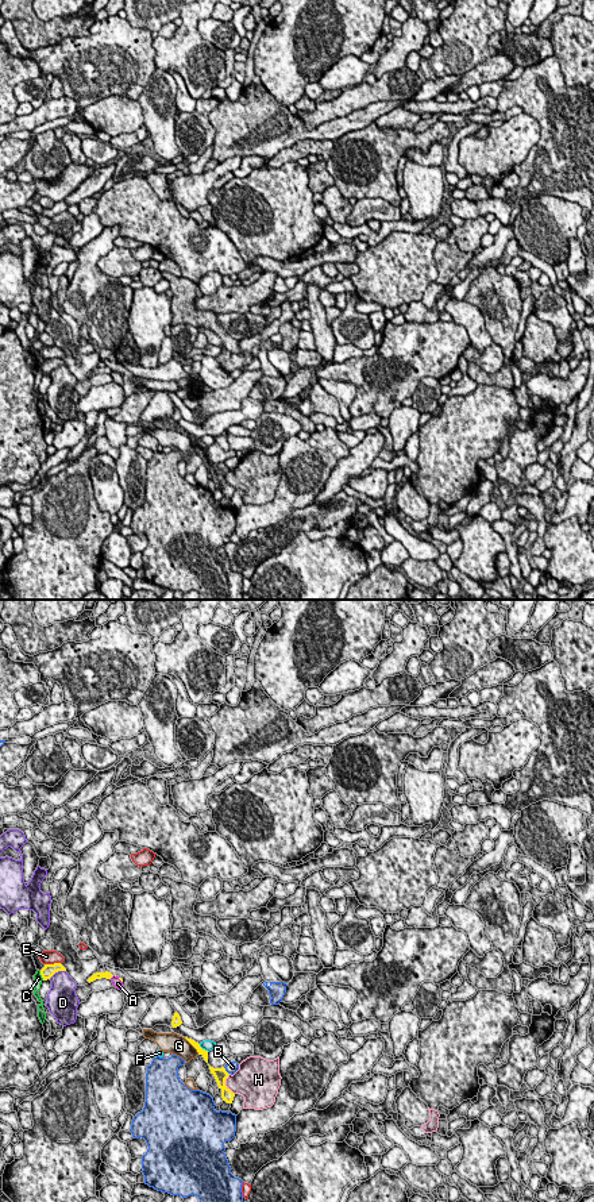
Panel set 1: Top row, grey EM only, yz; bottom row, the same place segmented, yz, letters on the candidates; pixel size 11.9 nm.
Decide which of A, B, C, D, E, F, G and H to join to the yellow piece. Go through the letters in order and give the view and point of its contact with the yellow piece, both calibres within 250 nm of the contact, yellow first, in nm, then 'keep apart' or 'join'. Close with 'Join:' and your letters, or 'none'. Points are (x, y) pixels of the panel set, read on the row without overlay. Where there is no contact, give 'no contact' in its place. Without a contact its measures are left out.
A: yz (112, 370) | 90/120 nm | keep apart
B: yz (226, 466) | 160/140 nm | keep apart
C: yz (41, 369) | 160/100 nm | keep apart
D: yz (57, 366) | 160/300 nm | keep apart
E: yz (51, 359) | 160/160 nm | keep apart
F: yz (204, 445) | 70/130 nm | keep apart
G: yz (192, 439) | 70/240 nm | keep apart
H: yz (224, 480) | 160/320 nm | keep apart
Join: none

